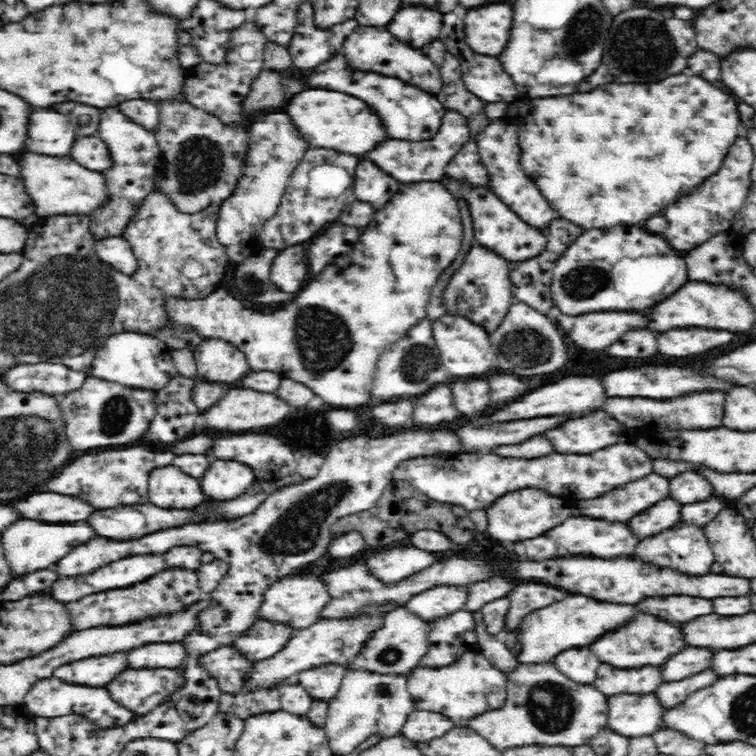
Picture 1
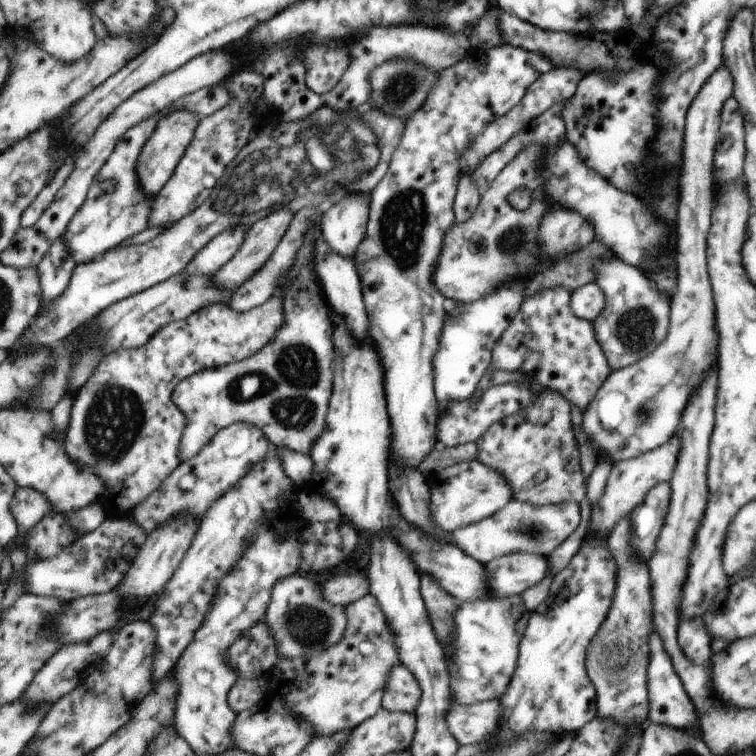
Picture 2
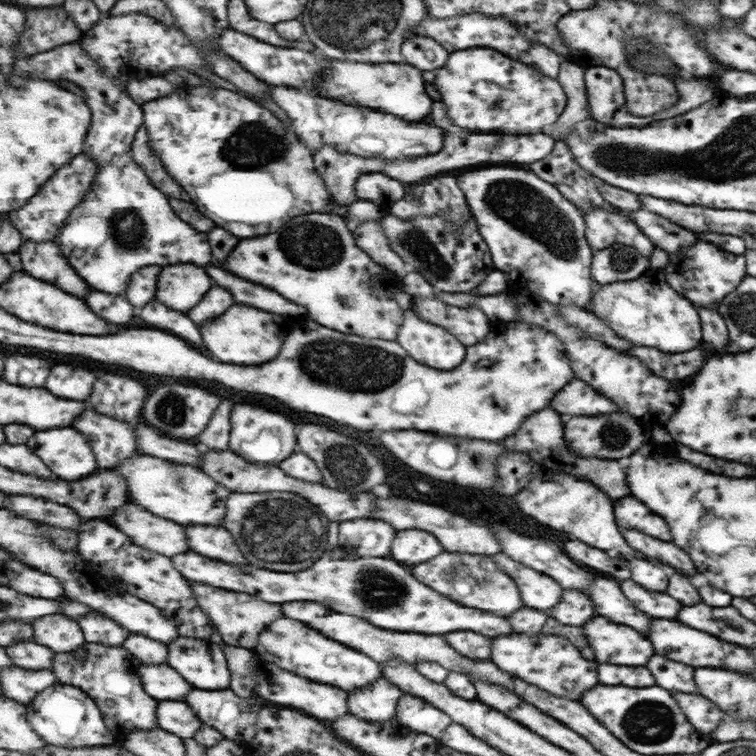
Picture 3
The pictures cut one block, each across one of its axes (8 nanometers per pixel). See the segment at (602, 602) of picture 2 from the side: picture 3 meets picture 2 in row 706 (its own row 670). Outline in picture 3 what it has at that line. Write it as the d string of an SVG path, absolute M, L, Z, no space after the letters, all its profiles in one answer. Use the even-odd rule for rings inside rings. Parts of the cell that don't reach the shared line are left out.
M511 633L493 637L495 658L490 658L499 670L511 676L521 678L533 686L543 688L545 692L555 696L577 701L589 688L598 684L596 663L591 658L586 658L565 637L559 635L544 635L543 633L517 634Z

